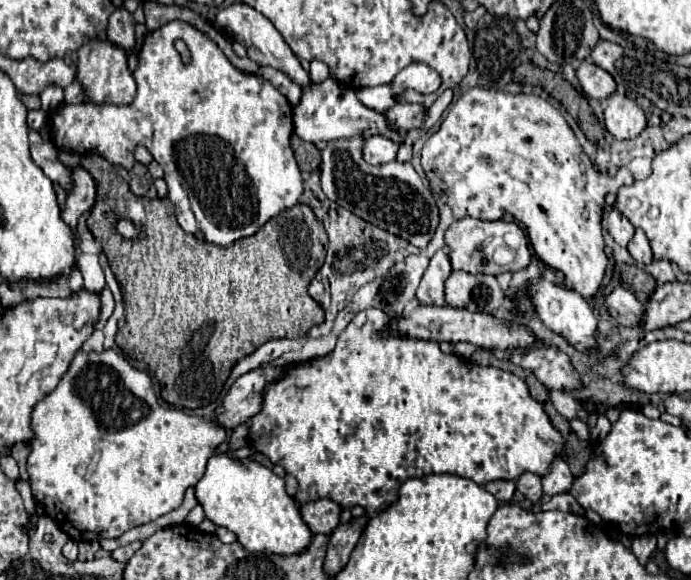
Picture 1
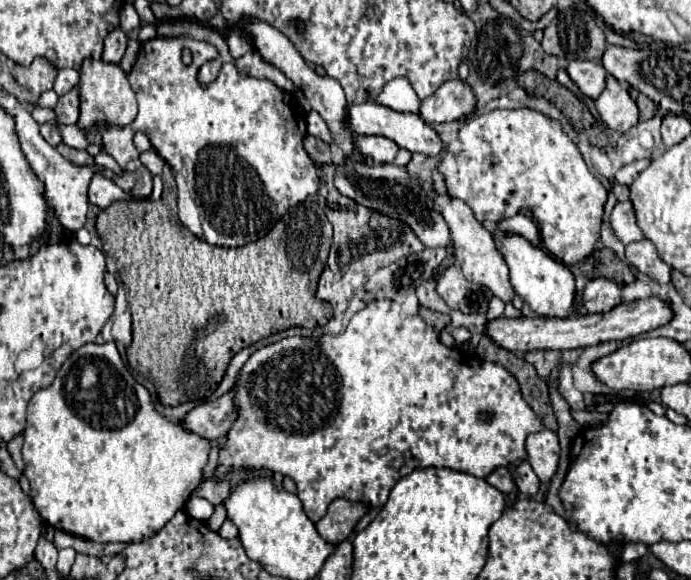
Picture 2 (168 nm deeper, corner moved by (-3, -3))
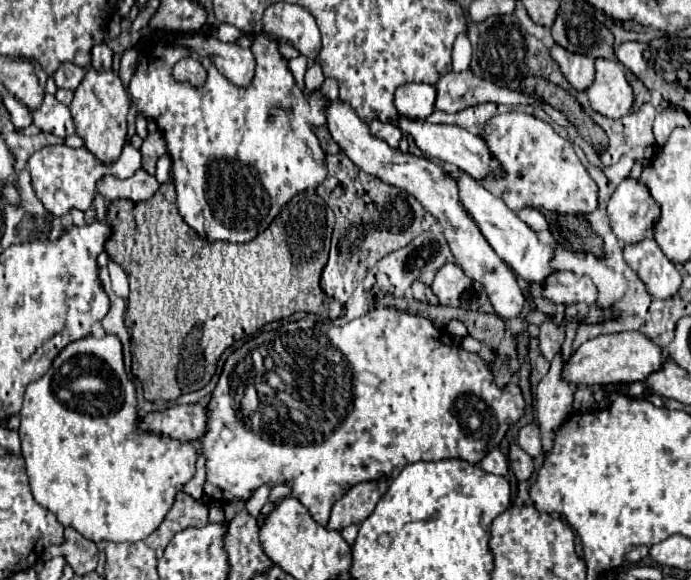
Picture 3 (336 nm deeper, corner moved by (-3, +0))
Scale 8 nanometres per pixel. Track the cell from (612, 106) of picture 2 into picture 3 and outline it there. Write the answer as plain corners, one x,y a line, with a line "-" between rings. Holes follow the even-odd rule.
597,59
595,69
597,77
587,89
591,107
609,119
625,117
633,105
633,89
621,65
615,59

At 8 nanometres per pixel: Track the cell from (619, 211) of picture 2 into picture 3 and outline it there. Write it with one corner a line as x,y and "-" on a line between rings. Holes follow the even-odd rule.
627,177
619,183
619,187
615,189
615,193
609,199
607,215
609,215
609,223
611,223
613,233
623,243
637,243
641,239
653,237
653,223
657,219
657,205
649,197
649,191
635,179

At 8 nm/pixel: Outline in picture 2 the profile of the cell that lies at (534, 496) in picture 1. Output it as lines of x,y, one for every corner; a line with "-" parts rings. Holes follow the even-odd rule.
521,460
515,468
515,484
517,488
527,494
527,496
535,496
539,492
539,478
533,472
531,464
527,460

